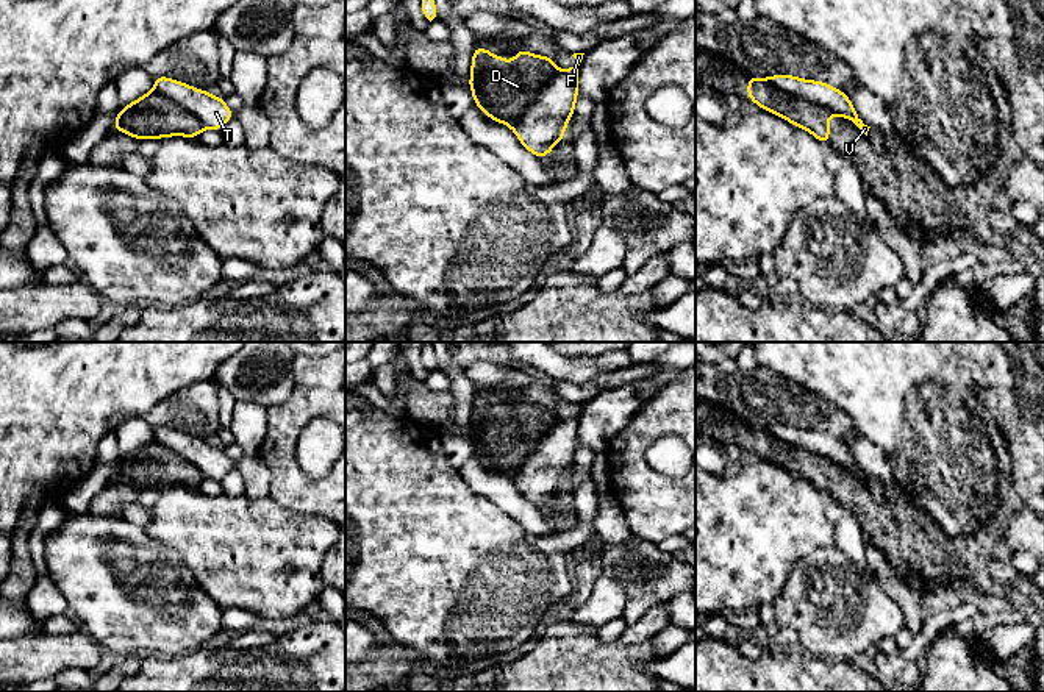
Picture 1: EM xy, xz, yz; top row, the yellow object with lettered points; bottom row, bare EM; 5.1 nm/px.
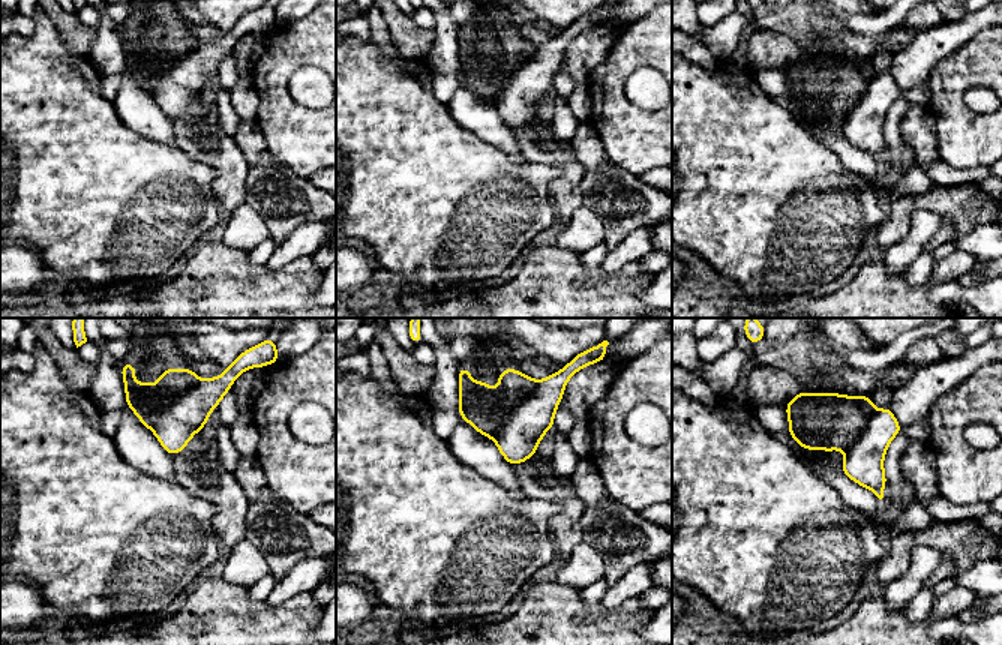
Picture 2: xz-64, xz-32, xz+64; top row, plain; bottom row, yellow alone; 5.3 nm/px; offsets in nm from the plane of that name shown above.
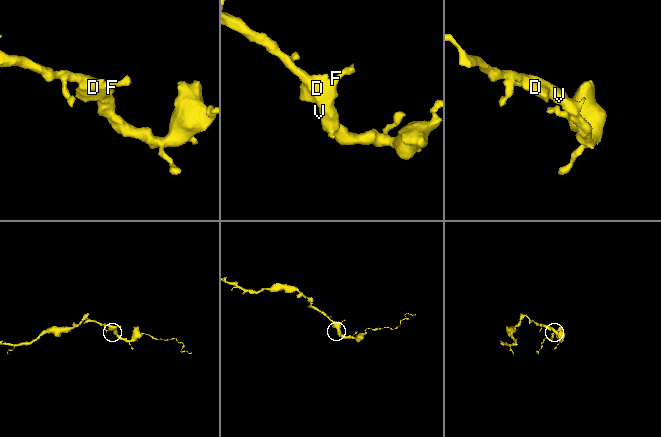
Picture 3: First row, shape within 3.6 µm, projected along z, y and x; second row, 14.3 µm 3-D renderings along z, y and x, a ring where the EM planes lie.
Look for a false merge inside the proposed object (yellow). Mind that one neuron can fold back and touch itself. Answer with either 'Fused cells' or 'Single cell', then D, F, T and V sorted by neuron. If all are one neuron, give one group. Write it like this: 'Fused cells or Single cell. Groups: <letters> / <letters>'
Fused cells. Groups: D / F T V

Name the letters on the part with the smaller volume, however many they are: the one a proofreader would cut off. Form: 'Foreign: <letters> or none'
Foreign: D

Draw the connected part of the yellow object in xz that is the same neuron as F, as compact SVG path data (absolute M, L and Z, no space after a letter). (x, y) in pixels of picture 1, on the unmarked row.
M574 403L575 414L556 420L536 442L533 451L514 475L519 492L536 508L545 508L564 489L578 447L578 416L585 403Z

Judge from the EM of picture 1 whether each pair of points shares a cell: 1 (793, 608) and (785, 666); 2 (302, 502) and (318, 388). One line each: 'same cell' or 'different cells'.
1: different cells
2: same cell

